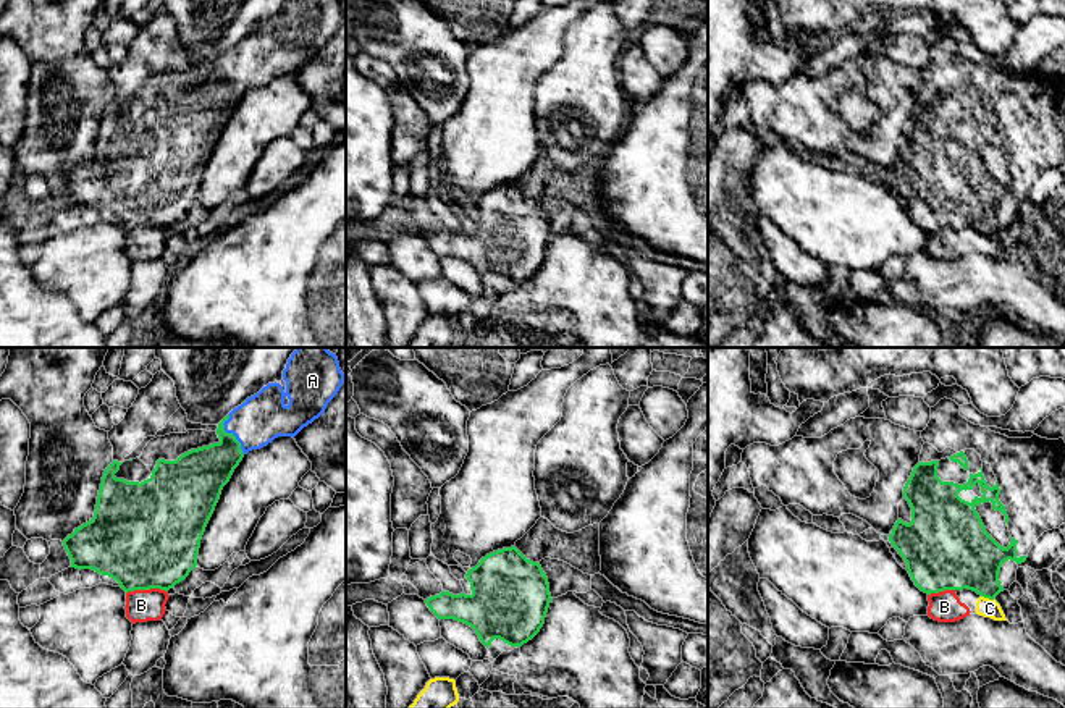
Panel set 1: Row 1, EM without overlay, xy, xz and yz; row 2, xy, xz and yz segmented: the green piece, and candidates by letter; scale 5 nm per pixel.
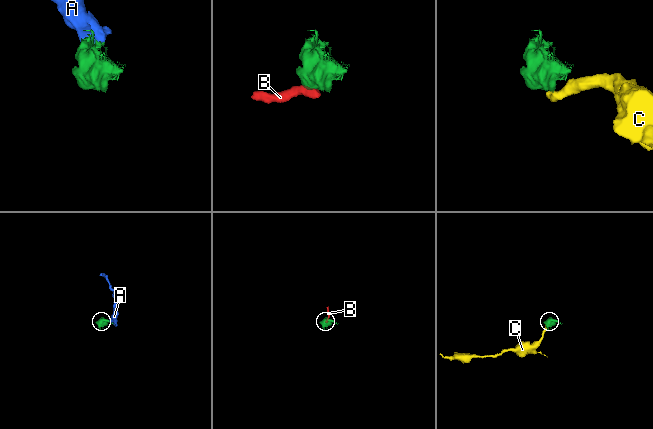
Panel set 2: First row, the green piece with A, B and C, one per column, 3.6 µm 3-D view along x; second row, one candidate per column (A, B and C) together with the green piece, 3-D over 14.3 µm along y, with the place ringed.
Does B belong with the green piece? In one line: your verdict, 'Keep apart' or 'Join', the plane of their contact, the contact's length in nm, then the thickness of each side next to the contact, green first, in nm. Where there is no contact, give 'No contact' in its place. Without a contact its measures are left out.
Keep apart. Touches green in xy. Shared border 200 nm. Thickness 500 nm (green) against 160 nm

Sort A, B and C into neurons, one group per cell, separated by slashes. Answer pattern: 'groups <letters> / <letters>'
groups A / B C

